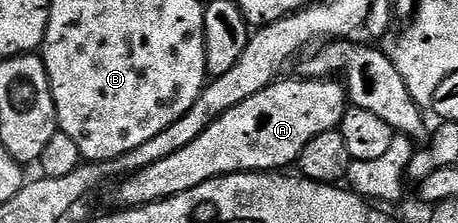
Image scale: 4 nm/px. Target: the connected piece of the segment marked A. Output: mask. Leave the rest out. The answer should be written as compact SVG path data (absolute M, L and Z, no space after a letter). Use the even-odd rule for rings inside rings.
M277 79L273 81L270 87L266 87L262 91L258 91L258 95L250 95L250 99L246 99L242 103L238 103L238 107L230 107L230 111L226 111L226 115L222 115L214 123L210 123L210 127L206 127L206 131L202 131L202 135L198 135L198 139L194 139L194 143L190 143L190 147L182 147L182 151L174 151L174 155L170 155L166 159L162 159L158 163L150 163L150 167L146 167L137 173L131 173L130 176L123 178L119 182L120 190L117 191L116 197L124 207L139 207L141 205L149 205L155 201L164 201L168 197L174 195L182 195L182 191L190 191L194 187L198 187L202 183L206 183L215 177L224 177L228 173L259 173L261 171L284 171L289 167L295 166L300 160L302 151L306 147L306 143L310 143L310 139L314 139L323 133L331 133L339 130L342 119L344 118L344 110L349 108L350 102L345 86L336 79L295 79L296 81L284 81L285 79Z

